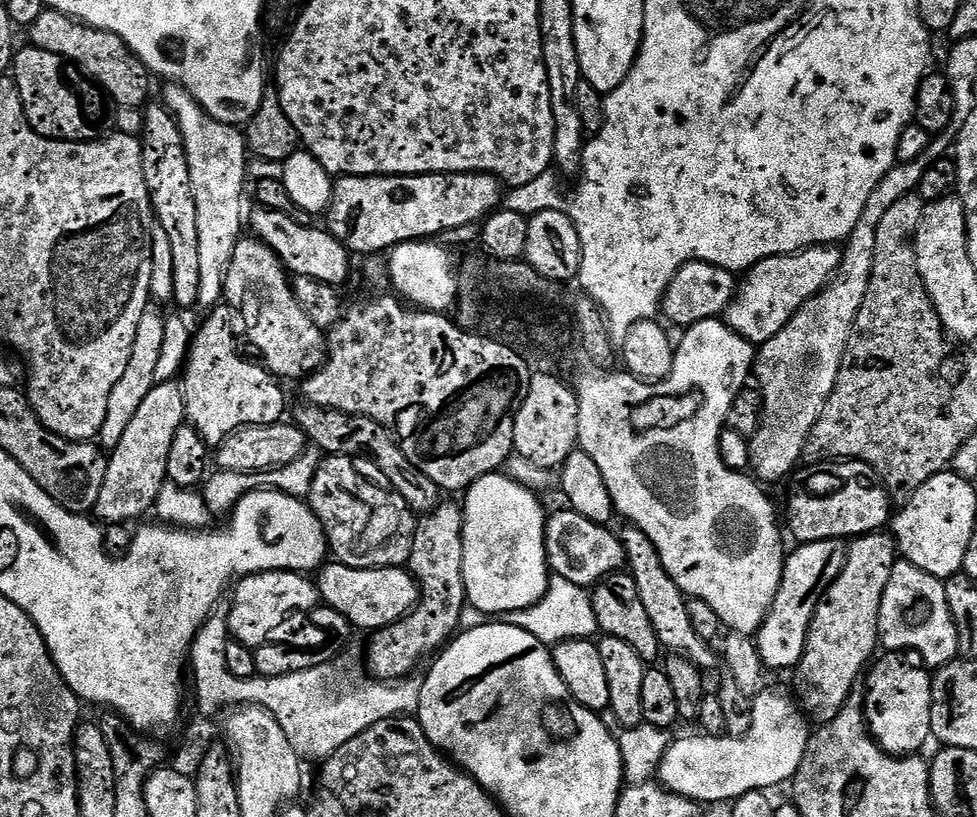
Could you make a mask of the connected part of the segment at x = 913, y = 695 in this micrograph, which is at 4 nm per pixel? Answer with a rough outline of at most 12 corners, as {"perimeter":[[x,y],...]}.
{"perimeter":[[884,654],[867,673],[864,718],[892,756],[933,739],[933,677]]}

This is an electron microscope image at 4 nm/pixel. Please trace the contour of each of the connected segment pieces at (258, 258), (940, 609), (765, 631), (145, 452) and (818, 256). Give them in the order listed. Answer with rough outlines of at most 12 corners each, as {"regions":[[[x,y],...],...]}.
{"regions":[[[261,240],[234,246],[227,303],[285,381],[324,367],[326,336]],[[897,559],[881,645],[932,670],[959,655],[944,580]],[[844,540],[787,553],[754,636],[765,669],[800,664],[816,607],[842,572]],[[155,384],[108,456],[94,509],[155,509],[184,423],[183,387]],[[839,247],[743,273],[723,319],[764,344],[835,276]]]}

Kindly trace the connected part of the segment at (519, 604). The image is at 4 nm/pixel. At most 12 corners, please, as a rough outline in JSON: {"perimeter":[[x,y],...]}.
{"perimeter":[[503,471],[463,493],[467,603],[546,594],[541,497]]}

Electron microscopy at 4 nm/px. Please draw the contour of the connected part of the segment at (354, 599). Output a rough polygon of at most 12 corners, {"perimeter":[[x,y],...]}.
{"perimeter":[[404,568],[319,569],[323,603],[379,630],[420,603]]}

